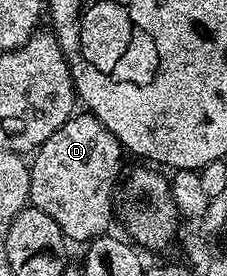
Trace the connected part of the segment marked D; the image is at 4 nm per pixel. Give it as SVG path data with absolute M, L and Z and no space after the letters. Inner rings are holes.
M73 114L30 160L31 207L50 214L72 242L91 242L109 231L108 223L114 220L114 193L122 176L120 163L126 157L120 139L97 116L83 115Z

